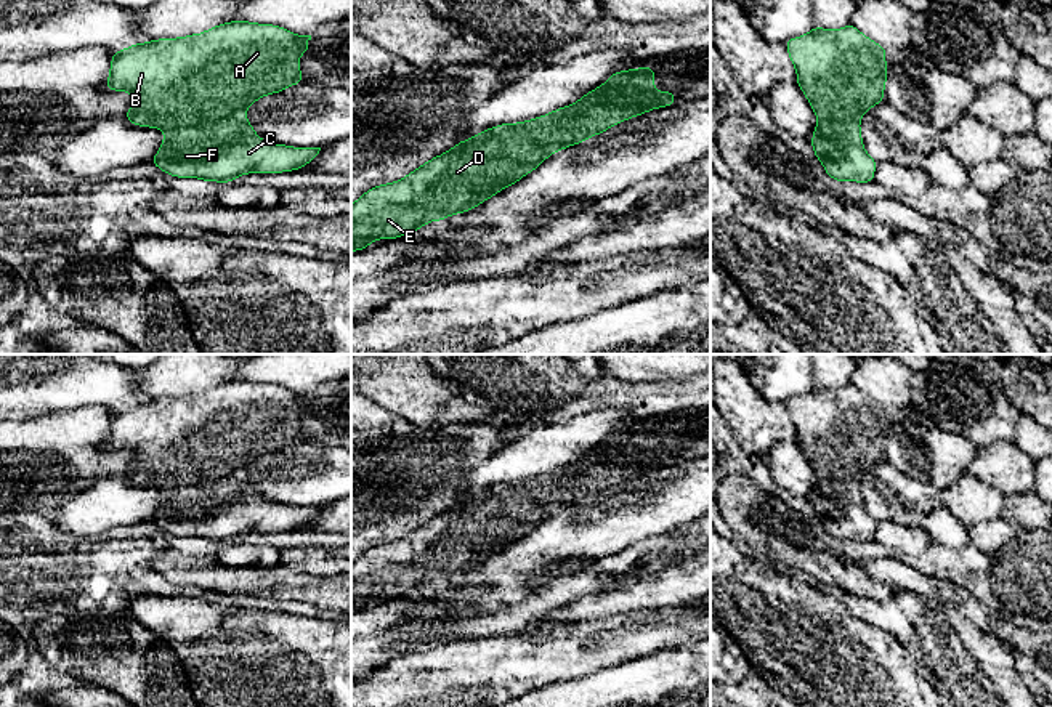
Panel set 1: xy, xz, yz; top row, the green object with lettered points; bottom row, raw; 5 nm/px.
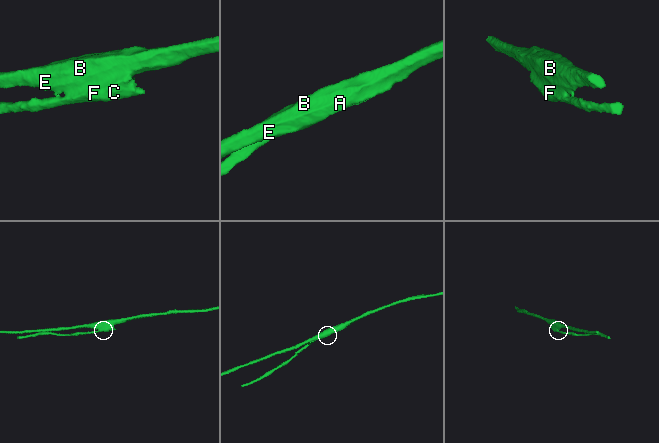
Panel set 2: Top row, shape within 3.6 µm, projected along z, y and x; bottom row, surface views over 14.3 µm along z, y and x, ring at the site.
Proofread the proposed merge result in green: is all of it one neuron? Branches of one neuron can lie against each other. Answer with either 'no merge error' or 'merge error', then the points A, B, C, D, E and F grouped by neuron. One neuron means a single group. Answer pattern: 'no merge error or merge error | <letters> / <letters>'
merge error | A B D E / C F

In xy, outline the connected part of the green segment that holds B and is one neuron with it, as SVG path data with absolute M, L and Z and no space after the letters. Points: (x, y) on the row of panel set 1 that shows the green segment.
M231 21L202 34L135 43L112 53L106 88L133 95L125 119L138 127L205 125L247 111L265 95L301 83L298 58L310 51L306 40L311 35L297 35L285 27Z

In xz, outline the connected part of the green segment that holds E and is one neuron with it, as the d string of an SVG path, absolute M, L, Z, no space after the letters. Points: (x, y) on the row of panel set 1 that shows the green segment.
M569 106L526 122L492 127L457 143L403 180L374 186L351 205L351 252L367 248L377 239L411 234L428 221L468 212L507 186L518 183L548 156L573 146L576 120L568 112Z

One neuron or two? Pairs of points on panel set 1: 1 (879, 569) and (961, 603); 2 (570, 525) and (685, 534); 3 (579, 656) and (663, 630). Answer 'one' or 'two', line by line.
1: one
2: two
3: one

